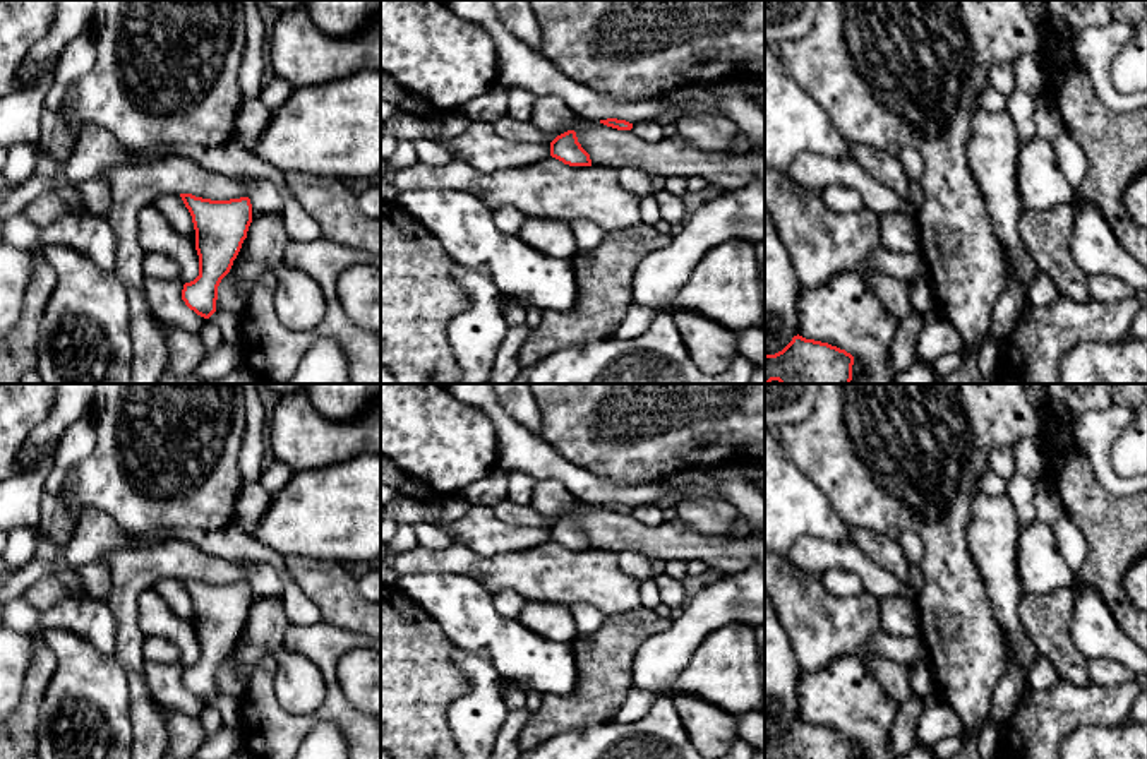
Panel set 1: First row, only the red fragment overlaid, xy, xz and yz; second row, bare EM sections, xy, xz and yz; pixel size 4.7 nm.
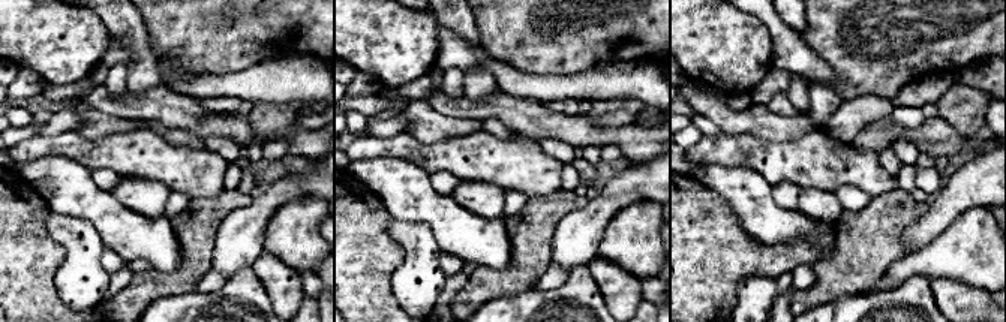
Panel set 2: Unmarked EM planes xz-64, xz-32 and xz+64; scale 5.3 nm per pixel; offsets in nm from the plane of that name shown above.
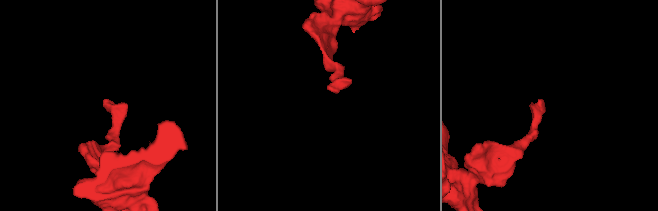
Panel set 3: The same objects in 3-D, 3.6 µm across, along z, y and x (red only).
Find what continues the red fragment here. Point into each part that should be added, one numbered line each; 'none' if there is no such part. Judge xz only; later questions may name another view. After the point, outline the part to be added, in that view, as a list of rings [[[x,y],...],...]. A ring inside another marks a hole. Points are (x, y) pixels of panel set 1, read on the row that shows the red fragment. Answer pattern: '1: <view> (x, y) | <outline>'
none

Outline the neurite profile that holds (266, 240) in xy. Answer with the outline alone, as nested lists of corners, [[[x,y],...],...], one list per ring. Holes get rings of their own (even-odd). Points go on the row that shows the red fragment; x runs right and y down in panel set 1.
[[[266,214],[252,219],[247,238],[233,260],[235,286],[245,307],[257,279],[266,271],[274,269],[288,243],[283,214]]]

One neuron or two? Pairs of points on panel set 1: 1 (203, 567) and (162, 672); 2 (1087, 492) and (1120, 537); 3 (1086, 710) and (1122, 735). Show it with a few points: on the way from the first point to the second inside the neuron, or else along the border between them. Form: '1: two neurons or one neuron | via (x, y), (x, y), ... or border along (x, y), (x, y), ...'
1: two neurons | border along (144, 660), (144, 681), (158, 701)
2: one neuron | via (1087, 502), (1111, 526)
3: two neurons | border along (1123, 722), (1079, 725), (1070, 734)

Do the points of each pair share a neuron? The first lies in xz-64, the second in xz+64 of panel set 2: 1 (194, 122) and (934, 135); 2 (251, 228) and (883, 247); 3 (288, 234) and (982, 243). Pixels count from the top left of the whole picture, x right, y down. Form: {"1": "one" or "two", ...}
{"1": "one", "2": "two", "3": "one"}

